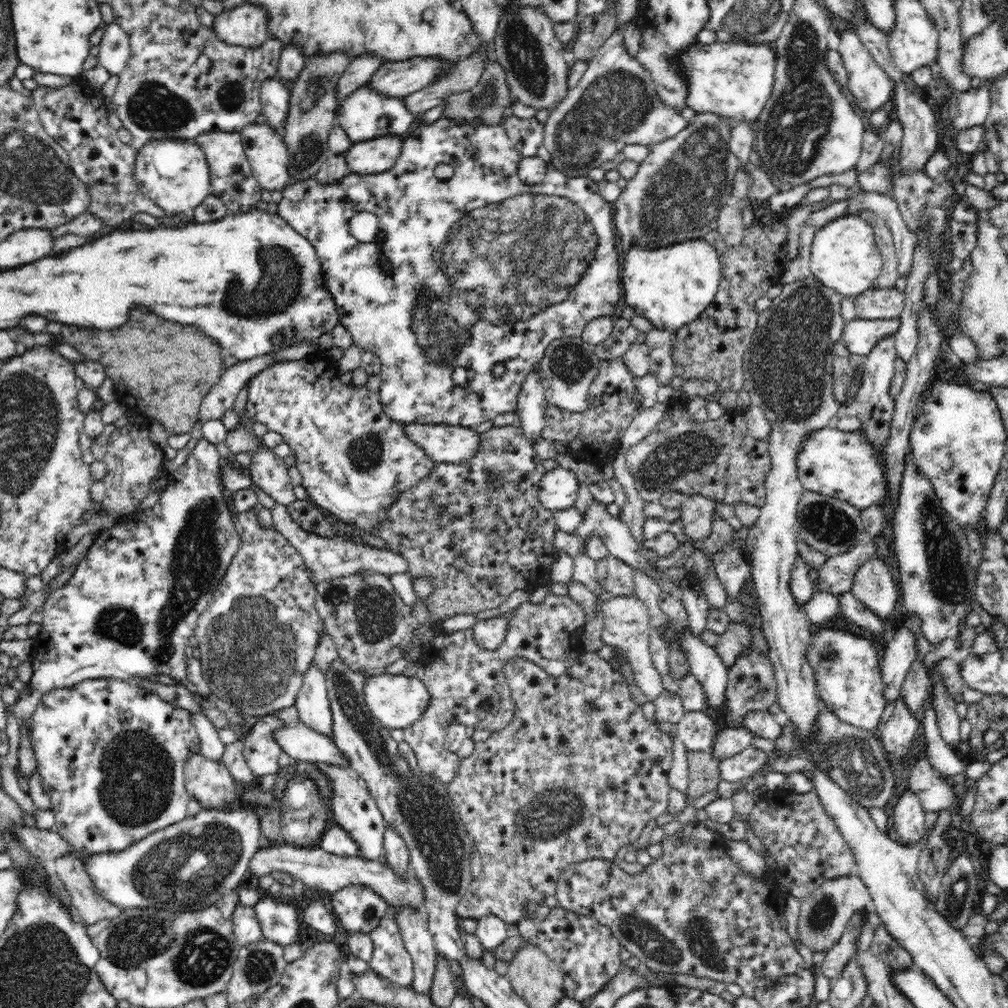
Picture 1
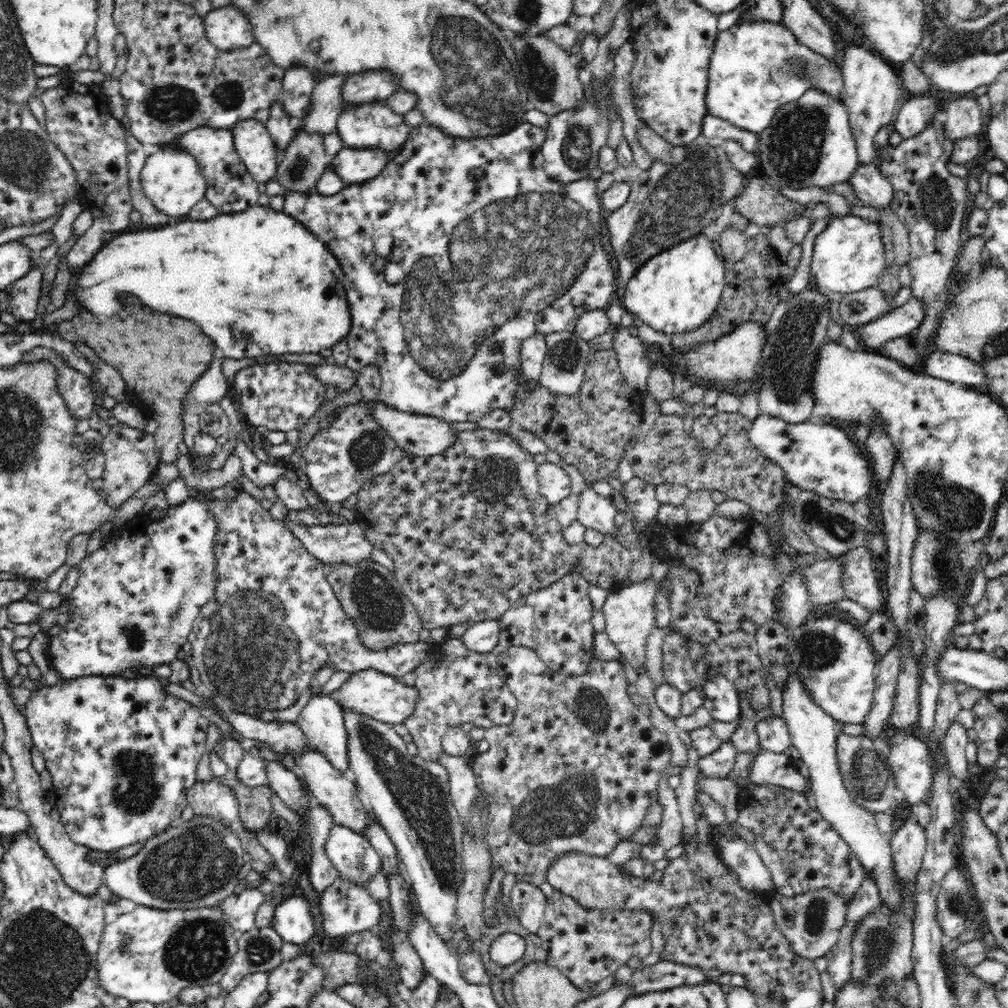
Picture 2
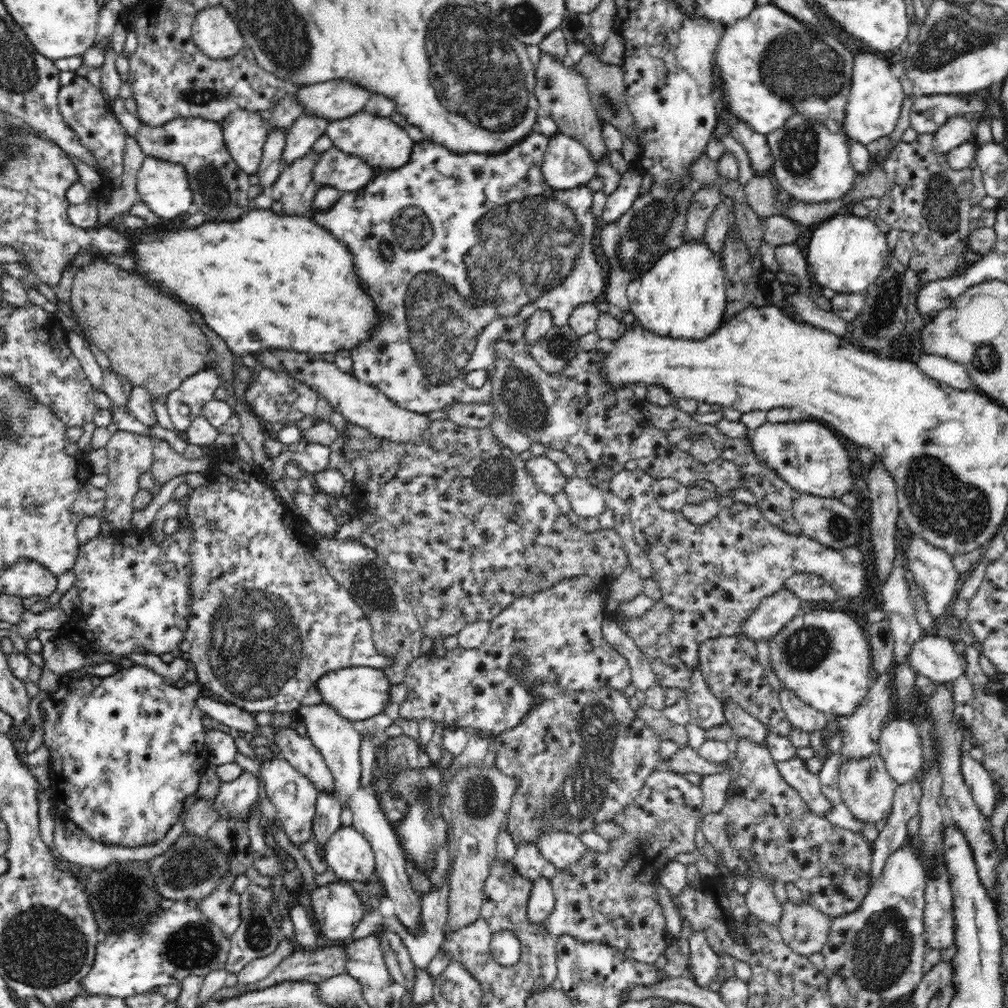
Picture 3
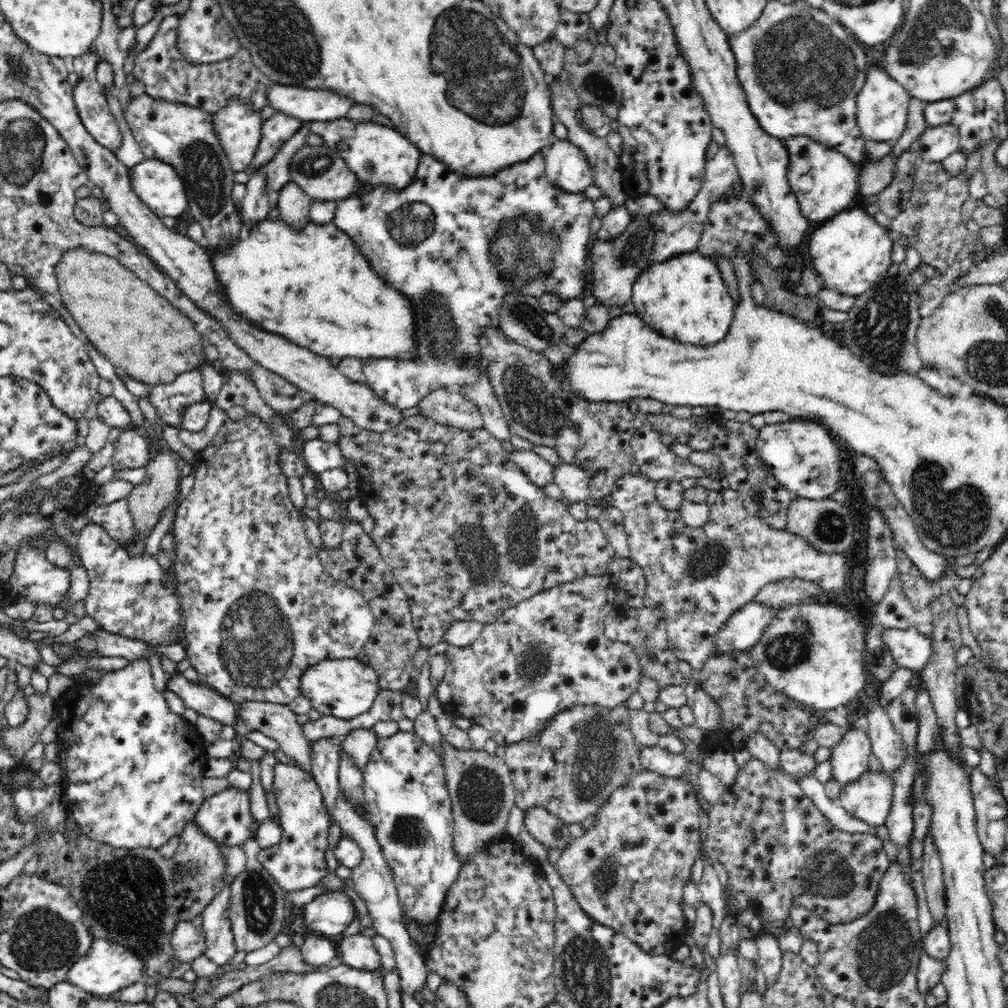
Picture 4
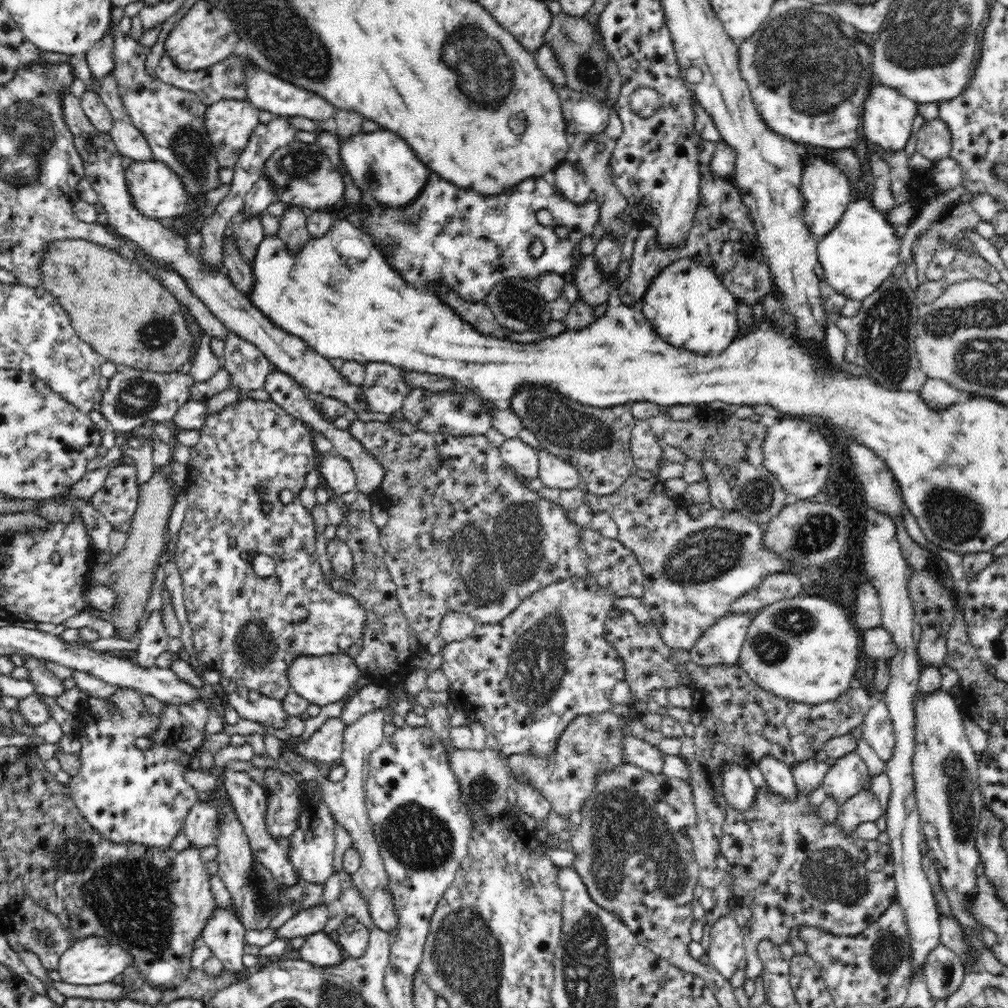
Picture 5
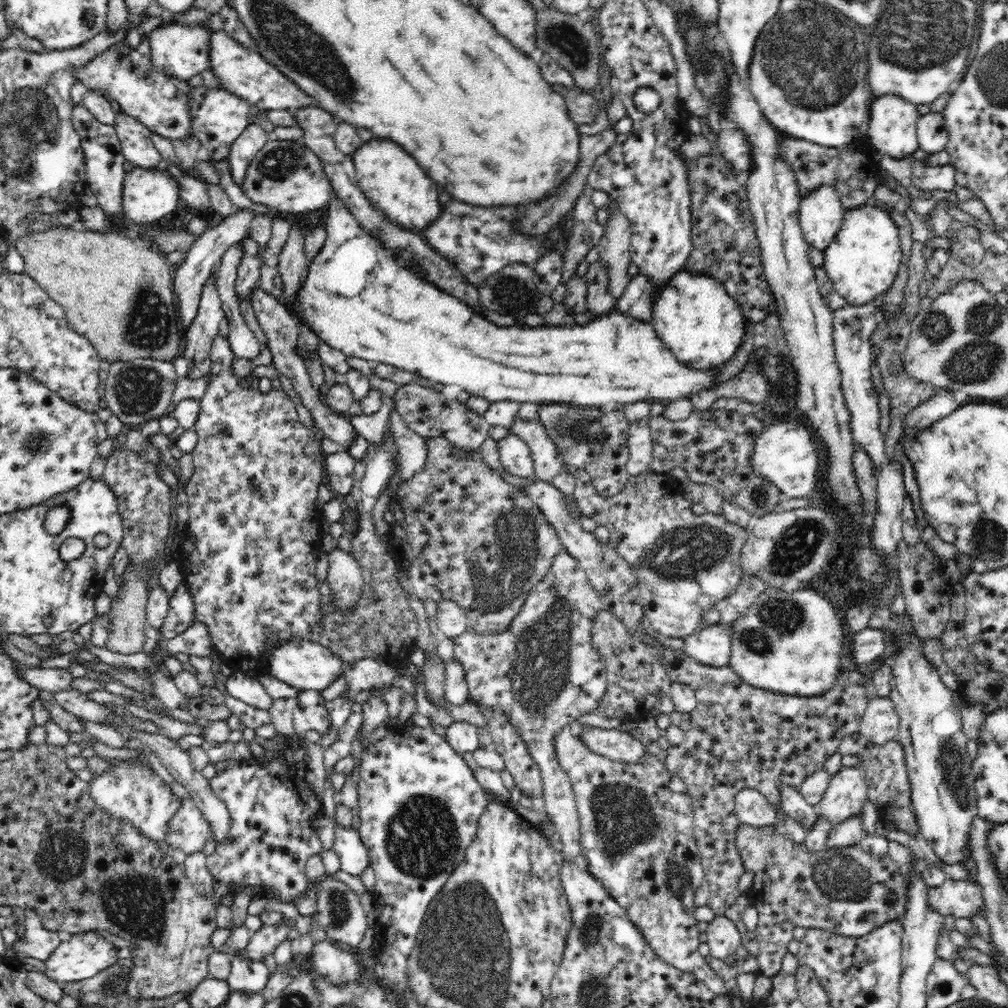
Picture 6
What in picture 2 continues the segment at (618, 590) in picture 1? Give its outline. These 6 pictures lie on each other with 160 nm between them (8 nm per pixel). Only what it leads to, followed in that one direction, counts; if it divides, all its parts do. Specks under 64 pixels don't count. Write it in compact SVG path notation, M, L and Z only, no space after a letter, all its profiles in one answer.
M480 428L475 431L460 431L457 434L457 441L442 454L403 458L402 461L392 467L392 470L371 478L371 482L364 485L363 489L357 494L359 511L355 512L354 522L364 529L367 539L375 548L384 550L386 555L394 561L396 580L400 582L404 595L415 607L424 629L431 631L436 628L453 627L464 622L476 623L485 619L499 620L504 612L510 610L514 602L517 602L520 598L538 590L546 589L565 575L569 575L569 571L575 566L576 562L582 564L582 576L585 580L601 589L612 592L628 585L628 574L632 570L636 554L627 547L620 545L618 539L608 536L605 536L604 542L596 548L584 543L584 541L578 545L568 545L564 541L563 528L556 518L555 508L548 504L540 494L537 477L538 465L534 461L533 454L524 450L524 447L520 446L520 443L506 430Z

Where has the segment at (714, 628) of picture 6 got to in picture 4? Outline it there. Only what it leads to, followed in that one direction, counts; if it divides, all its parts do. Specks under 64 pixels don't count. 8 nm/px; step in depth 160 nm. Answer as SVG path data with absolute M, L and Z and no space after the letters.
M757 601L740 608L736 614L732 614L724 630L718 634L715 650L730 652L753 648L760 642L760 638L763 638L766 628L770 628L780 609Z

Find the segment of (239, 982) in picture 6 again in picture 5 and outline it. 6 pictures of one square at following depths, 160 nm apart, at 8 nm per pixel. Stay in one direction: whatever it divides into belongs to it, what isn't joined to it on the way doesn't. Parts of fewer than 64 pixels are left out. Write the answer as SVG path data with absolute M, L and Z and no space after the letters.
M216 907L212 916L208 918L206 924L204 924L201 930L200 943L206 945L212 954L222 962L225 970L230 972L242 972L244 970L244 964L242 963L242 956L244 956L244 925L236 919L234 911Z

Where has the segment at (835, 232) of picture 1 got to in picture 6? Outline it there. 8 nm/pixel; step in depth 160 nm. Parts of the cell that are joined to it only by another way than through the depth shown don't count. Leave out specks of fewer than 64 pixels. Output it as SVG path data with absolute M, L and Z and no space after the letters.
M867 202L855 208L848 209L842 227L835 234L834 240L823 250L823 269L834 284L834 295L845 300L849 306L862 306L868 304L872 298L880 296L888 290L900 270L903 252L899 239L899 230L887 214L884 206L875 202Z

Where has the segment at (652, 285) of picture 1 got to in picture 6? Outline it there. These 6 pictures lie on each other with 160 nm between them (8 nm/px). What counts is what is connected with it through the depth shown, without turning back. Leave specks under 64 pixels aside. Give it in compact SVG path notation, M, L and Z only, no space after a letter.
M685 267L678 274L672 274L672 278L668 278L668 282L664 282L664 285L659 288L653 298L650 323L658 338L667 345L676 359L684 365L698 370L723 366L731 360L736 354L738 346L742 344L746 322L747 319L743 315L740 305L731 298L726 287L719 280L702 273L690 272Z

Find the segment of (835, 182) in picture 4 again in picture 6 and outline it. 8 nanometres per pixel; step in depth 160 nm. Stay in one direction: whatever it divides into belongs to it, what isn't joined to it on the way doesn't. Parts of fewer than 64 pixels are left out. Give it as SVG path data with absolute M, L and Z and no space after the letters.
M818 184L804 194L799 218L806 242L823 251L842 227L846 212L839 190L833 184Z

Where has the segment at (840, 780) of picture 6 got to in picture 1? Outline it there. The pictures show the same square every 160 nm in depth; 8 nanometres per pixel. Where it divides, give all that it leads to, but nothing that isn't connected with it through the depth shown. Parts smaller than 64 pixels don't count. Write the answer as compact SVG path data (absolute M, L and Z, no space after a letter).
M897 623L892 626L891 632L892 636L887 639L881 664L881 679L884 683L884 699L886 699L888 703L891 701L896 702L900 698L904 679L907 677L908 671L915 663L915 660L919 657L919 650L917 650L918 637L912 633L912 630L908 630L908 628Z

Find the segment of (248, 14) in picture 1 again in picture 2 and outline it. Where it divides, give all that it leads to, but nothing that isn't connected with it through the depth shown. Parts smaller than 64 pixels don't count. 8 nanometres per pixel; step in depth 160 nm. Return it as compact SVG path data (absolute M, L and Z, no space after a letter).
M233 4L213 8L203 16L208 40L220 50L234 50L255 42L255 32L247 14Z

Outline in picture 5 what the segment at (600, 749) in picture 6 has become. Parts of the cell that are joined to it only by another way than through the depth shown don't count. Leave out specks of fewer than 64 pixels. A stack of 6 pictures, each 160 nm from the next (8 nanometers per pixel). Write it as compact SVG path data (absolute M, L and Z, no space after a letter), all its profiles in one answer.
M626 733L623 738L623 752L630 764L652 774L662 773L665 755L657 746Z

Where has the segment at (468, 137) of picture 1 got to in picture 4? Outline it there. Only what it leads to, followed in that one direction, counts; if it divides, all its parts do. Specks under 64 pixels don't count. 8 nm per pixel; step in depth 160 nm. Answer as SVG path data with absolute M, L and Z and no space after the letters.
M539 151L529 160L516 162L512 166L506 166L496 174L460 174L451 170L439 159L432 155L422 153L416 172L412 174L412 180L398 190L393 186L384 184L373 188L370 193L363 197L348 197L337 201L336 213L333 224L344 231L354 241L354 245L367 258L368 265L372 271L388 283L392 289L408 297L408 303L412 304L412 309L416 313L416 330L414 330L414 347L417 356L414 359L364 359L362 370L366 377L365 384L368 385L376 394L380 395L386 402L393 404L396 408L406 410L407 408L418 408L419 402L423 401L432 391L436 389L453 390L462 388L466 385L473 385L482 373L485 372L482 360L482 350L479 348L479 338L483 332L496 327L500 329L500 311L503 308L503 296L508 291L522 290L539 299L542 295L552 293L562 302L567 300L582 298L586 285L590 279L590 268L586 266L588 259L588 249L591 246L595 235L590 231L590 223L595 216L594 203L582 192L568 192L552 185L545 175L545 152Z

